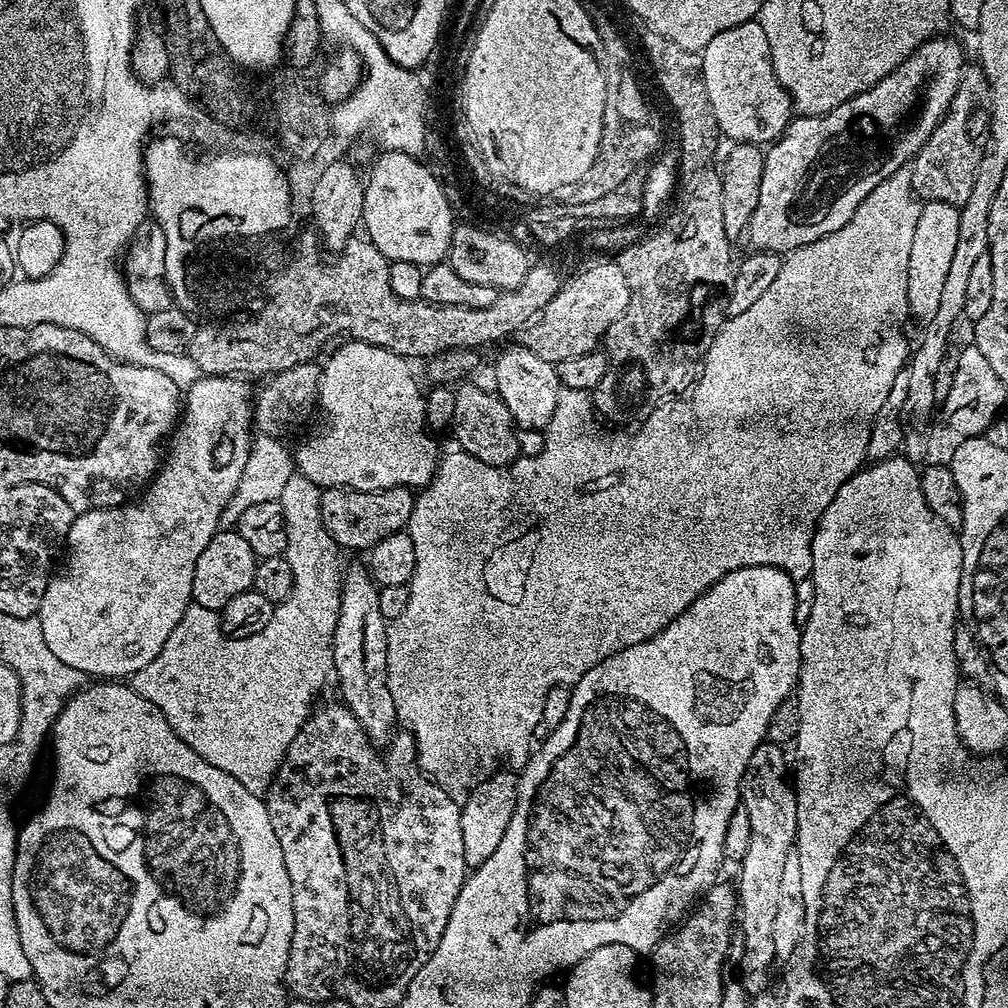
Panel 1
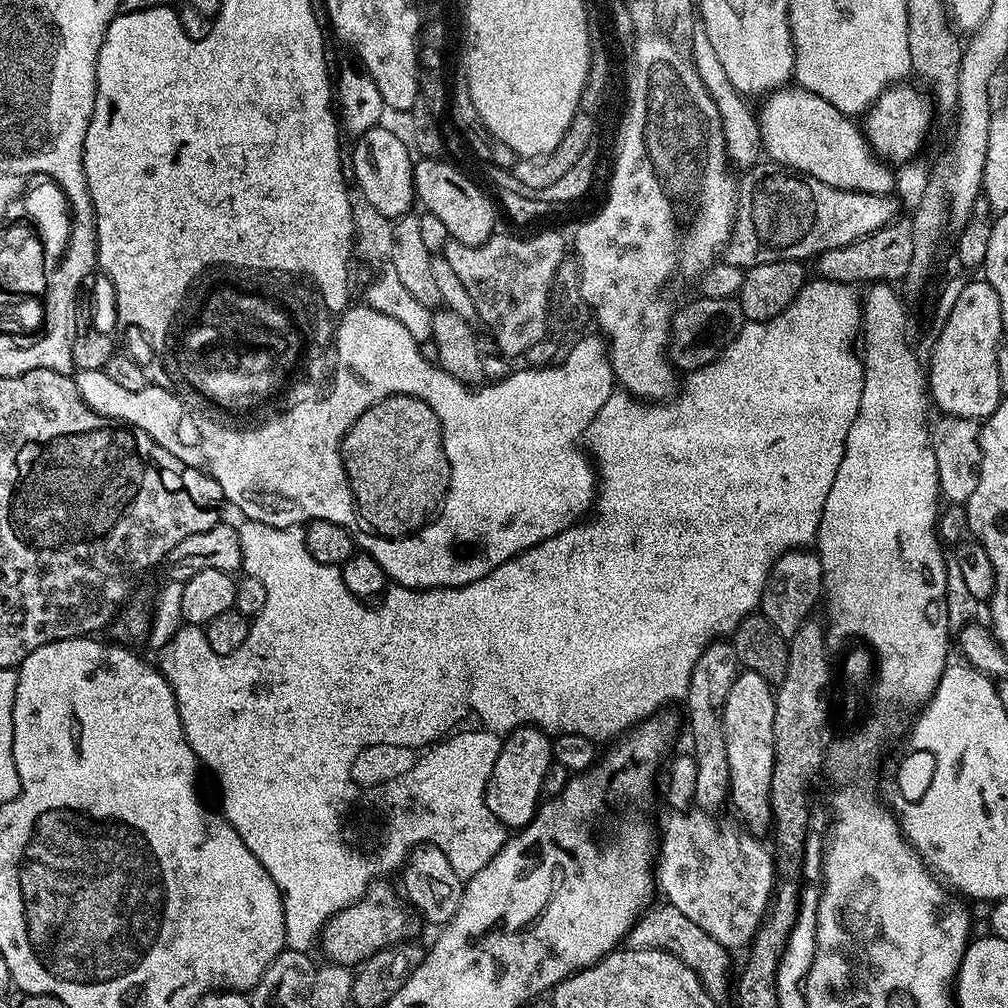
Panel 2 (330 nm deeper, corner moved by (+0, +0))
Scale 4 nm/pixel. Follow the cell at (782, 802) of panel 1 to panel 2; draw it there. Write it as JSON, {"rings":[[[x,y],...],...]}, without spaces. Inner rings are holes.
{"rings":[[[741,671],[730,695],[726,697],[726,710],[722,730],[726,730],[726,758],[730,766],[730,800],[744,815],[743,825],[754,834],[764,834],[773,827],[772,779],[774,778],[774,706],[776,694],[762,674]]]}

